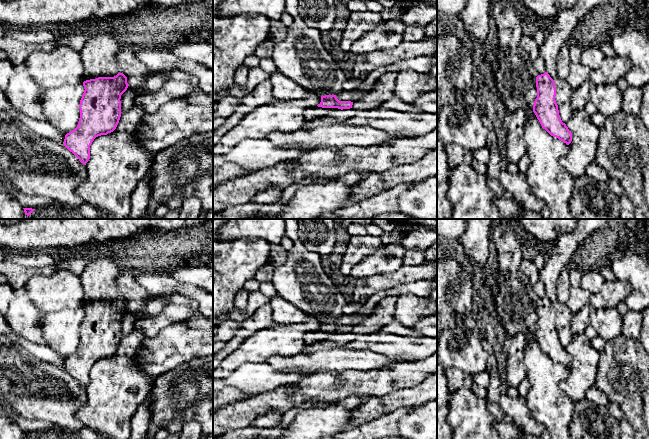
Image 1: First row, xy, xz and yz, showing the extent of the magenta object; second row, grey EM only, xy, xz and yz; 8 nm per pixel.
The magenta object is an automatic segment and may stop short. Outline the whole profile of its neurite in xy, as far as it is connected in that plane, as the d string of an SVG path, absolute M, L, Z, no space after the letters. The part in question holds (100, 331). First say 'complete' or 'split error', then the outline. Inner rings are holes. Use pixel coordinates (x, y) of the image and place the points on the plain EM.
split error; M105 254L93 259L80 276L85 313L80 342L77 351L65 359L63 369L84 389L90 383L94 363L113 356L121 341L120 323L129 308L118 291L119 275L114 259Z

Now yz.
split error; M578 219L571 232L558 237L550 259L539 272L546 296L536 301L537 322L534 325L533 336L543 353L567 369L572 365L572 357L562 346L555 324L555 305L559 303L558 280L580 244L609 221L610 219Z

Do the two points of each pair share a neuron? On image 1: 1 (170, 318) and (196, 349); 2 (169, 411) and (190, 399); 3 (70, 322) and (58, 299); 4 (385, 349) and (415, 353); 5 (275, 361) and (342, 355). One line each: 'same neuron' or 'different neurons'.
1: different neurons
2: same neuron
3: different neurons
4: same neuron
5: same neuron

